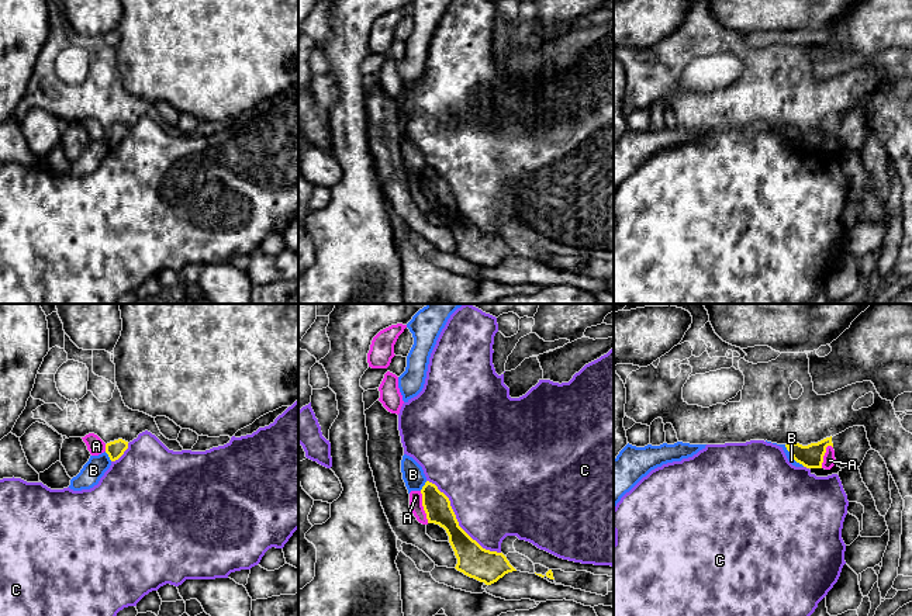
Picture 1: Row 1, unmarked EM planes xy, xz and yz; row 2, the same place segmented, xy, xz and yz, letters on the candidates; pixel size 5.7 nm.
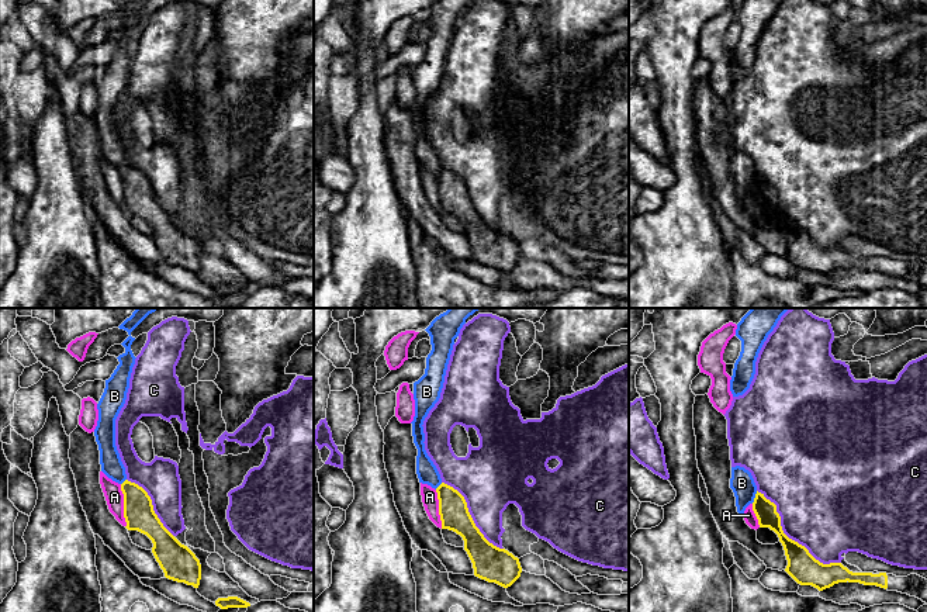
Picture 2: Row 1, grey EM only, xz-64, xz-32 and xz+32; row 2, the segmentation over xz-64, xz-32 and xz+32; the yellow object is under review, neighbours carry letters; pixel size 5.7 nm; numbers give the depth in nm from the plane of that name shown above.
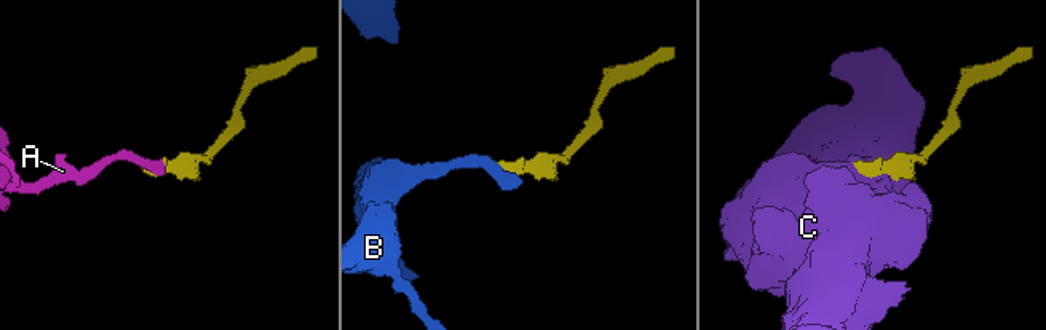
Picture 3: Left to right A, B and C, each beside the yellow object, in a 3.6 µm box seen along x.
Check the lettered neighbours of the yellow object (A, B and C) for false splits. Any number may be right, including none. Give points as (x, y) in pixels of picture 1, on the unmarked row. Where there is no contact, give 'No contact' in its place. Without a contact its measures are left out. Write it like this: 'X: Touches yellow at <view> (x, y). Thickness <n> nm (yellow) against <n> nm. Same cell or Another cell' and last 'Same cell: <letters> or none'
A: Touches yellow at xz (422, 190). Thickness 160 nm (yellow) against 80 nm. Another cell
B: Touches yellow at yz (793, 142). Thickness 140 nm (yellow) against 40 nm. Another cell
C: Touches yellow at xz (458, 207). Thickness 190 nm (yellow) against 480 nm. Another cell
Same cell: none

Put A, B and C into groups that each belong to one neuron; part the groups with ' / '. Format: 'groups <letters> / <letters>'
groups A / B / C

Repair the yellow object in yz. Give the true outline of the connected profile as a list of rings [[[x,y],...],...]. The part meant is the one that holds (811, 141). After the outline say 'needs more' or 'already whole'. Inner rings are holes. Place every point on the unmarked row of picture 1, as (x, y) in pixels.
[[[832,121],[808,131],[802,131],[795,127],[785,129],[792,143],[806,153],[822,153],[823,141],[828,131],[833,132]]]; already whole

